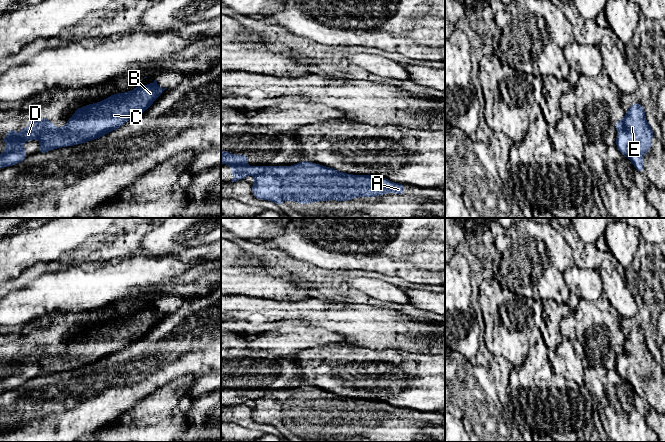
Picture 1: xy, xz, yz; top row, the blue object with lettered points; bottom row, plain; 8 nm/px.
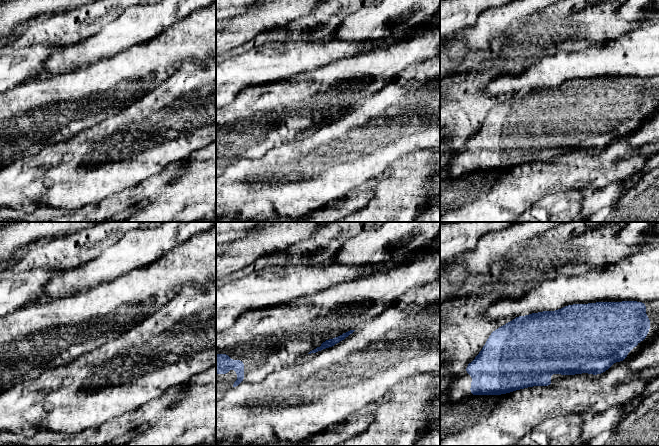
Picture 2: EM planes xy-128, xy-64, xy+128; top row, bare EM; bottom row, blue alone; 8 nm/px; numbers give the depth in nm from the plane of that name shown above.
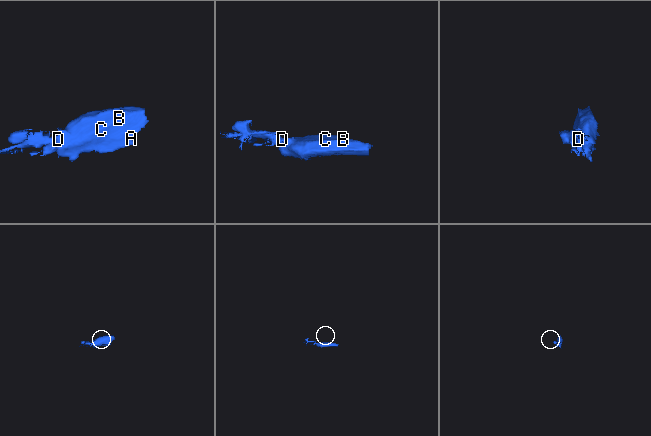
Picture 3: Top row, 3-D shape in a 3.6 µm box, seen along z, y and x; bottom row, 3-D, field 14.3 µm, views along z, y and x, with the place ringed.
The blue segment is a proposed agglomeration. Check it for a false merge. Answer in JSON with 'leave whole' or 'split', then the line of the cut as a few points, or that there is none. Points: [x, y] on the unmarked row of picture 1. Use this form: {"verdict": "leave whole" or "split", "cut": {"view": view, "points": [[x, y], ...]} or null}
{"verdict": "split", "cut": {"view": "xy", "points": [[60, 352], [58, 355], [50, 355], [40, 364]]}}

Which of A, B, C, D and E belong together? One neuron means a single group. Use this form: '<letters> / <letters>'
A B C E / D

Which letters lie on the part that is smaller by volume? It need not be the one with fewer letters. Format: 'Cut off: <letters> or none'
Cut off: D

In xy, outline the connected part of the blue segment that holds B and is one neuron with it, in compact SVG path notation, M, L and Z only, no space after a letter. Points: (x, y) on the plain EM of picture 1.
M155 303L151 308L138 309L129 316L116 317L100 326L77 332L72 341L67 344L66 349L60 352L59 356L50 356L40 364L39 377L46 378L49 374L79 369L103 361L105 358L123 350L131 342L146 335L156 323L159 323L165 313L167 312L160 312Z

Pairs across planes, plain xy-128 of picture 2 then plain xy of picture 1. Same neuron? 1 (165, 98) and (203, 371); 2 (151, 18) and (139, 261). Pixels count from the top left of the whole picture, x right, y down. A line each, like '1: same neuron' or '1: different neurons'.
1: same neuron
2: different neurons

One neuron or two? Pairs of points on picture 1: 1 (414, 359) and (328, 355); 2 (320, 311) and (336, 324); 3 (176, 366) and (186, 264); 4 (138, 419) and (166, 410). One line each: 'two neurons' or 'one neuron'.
1: one neuron
2: one neuron
3: two neurons
4: one neuron

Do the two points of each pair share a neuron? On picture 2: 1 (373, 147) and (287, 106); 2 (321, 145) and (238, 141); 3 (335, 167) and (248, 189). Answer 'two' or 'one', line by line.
1: two
2: two
3: one

